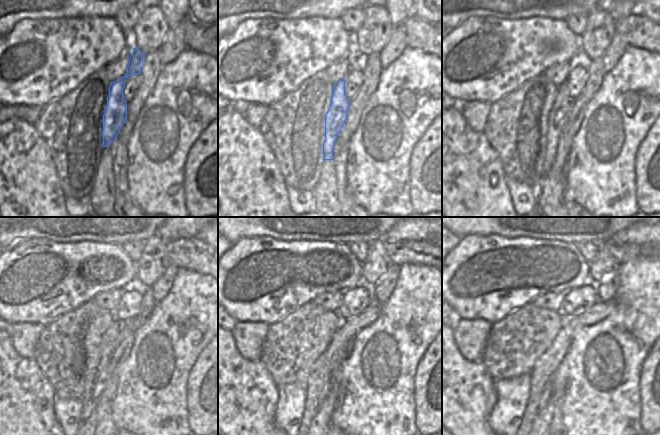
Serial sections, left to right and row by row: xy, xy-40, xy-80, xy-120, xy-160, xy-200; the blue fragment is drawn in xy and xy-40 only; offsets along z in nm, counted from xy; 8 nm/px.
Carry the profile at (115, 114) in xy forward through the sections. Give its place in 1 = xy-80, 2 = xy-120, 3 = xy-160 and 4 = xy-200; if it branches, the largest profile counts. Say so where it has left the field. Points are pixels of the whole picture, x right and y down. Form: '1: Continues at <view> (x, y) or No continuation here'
1: Continues at xy-80 (559, 114)
2: Continues at xy-120 (111, 339)
3: Continues at xy-160 (325, 389)
4: Continues at xy-200 (546, 394)

